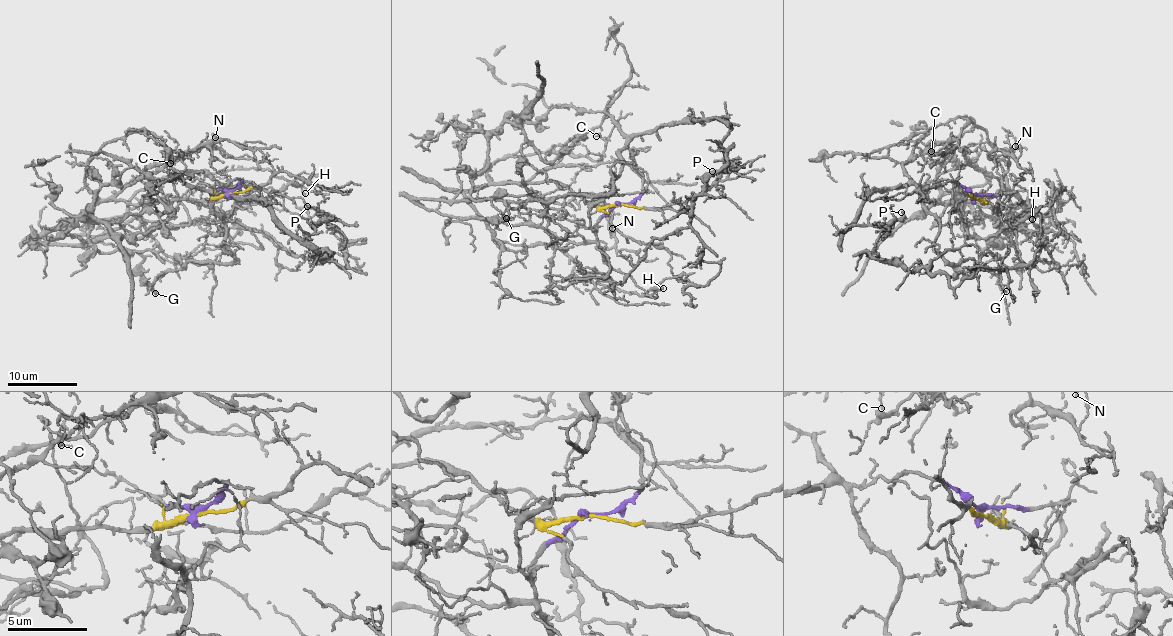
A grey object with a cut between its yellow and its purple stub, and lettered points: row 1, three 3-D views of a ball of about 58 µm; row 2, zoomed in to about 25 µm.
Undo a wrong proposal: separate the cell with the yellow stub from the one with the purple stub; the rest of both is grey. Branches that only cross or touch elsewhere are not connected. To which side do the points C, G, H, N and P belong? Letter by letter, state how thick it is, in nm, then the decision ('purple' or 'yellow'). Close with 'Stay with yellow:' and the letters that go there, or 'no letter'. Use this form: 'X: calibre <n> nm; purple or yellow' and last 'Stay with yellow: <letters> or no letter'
C: calibre 110 nm; yellow
G: calibre 130 nm; purple
H: calibre 120 nm; yellow
N: calibre 120 nm; yellow
P: calibre 100 nm; purple
Stay with yellow: C, H, N

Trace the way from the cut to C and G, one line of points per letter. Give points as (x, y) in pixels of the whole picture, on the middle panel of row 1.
C: (620, 204), (599, 207), (552, 181), (508, 181), (523, 182), (555, 166), (594, 166), (605, 142), (596, 136)
G: (620, 204), (642, 192), (643, 180), (626, 147), (612, 190), (533, 200), (510, 207), (507, 219)

